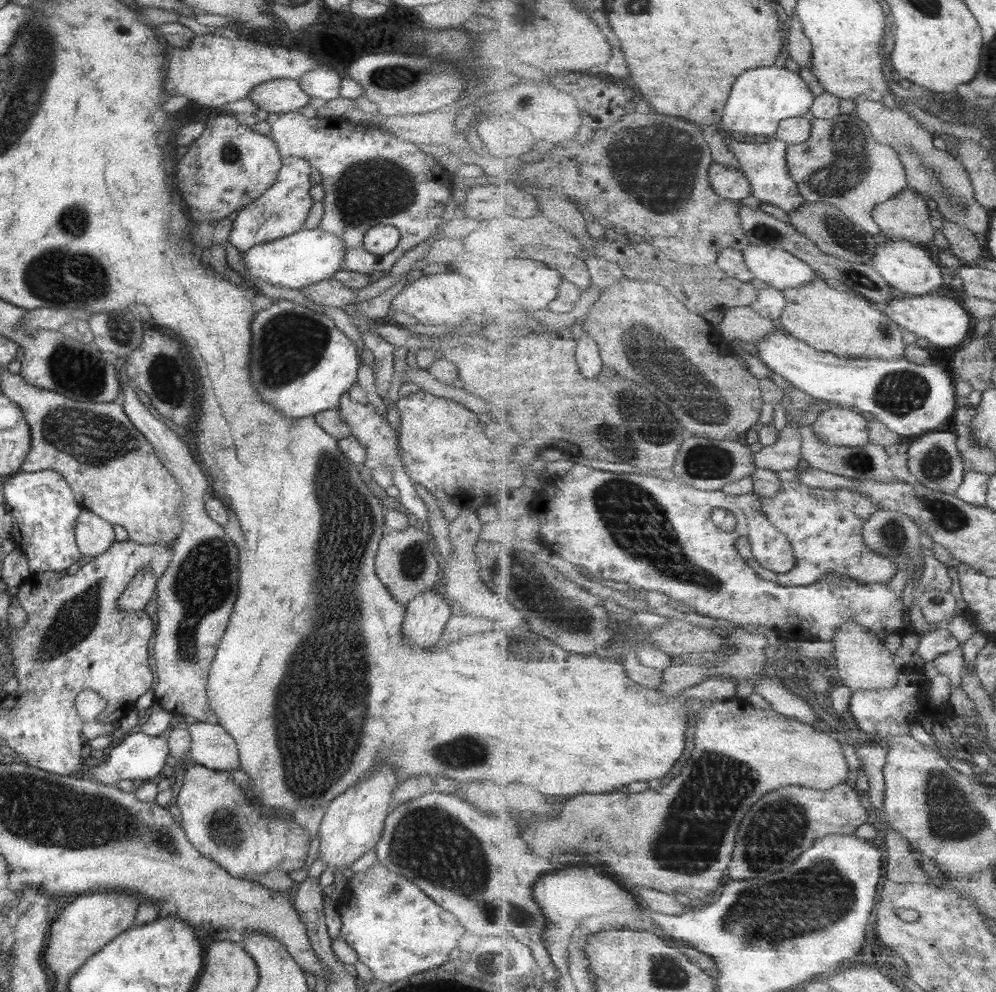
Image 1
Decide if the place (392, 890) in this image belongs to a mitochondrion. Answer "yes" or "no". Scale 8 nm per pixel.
yes

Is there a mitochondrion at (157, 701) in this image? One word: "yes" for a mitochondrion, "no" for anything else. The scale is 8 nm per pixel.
no

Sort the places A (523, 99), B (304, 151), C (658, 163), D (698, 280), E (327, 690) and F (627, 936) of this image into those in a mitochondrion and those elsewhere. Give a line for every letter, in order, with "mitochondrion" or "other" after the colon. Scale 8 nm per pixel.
A: mitochondrion
B: other
C: mitochondrion
D: other
E: mitochondrion
F: other

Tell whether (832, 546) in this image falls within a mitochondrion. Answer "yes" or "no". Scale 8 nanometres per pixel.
no

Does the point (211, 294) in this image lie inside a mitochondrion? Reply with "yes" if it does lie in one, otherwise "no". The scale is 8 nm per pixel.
no

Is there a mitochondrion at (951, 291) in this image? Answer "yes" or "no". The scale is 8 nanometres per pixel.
no

